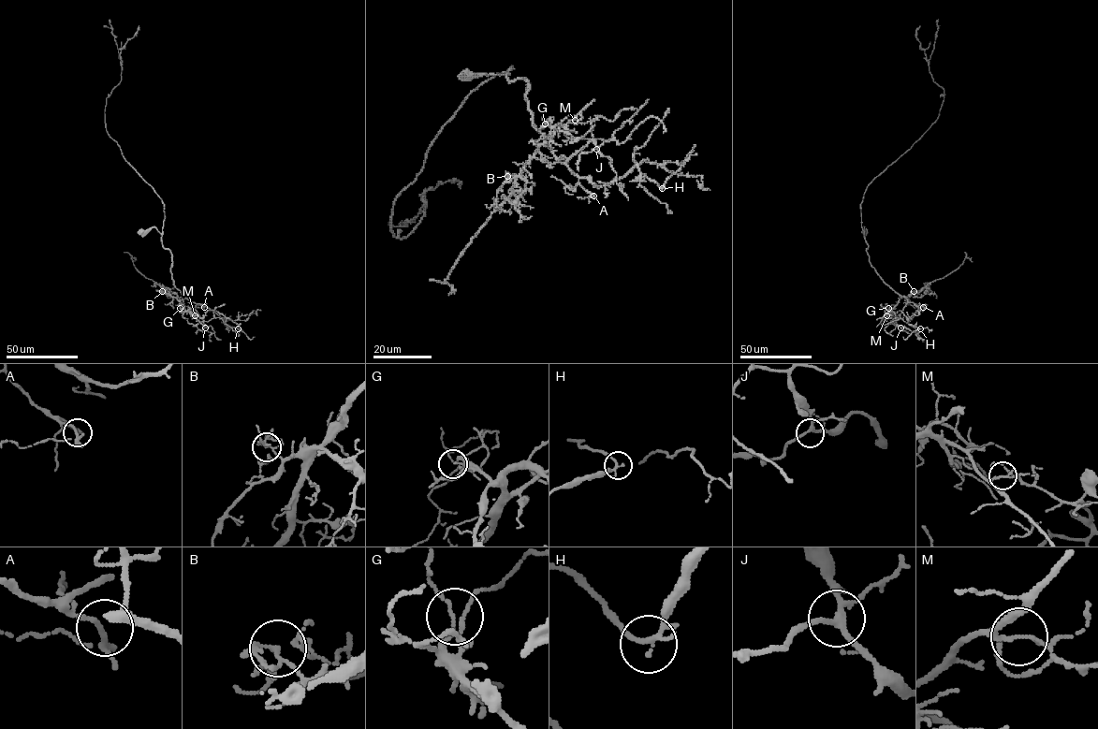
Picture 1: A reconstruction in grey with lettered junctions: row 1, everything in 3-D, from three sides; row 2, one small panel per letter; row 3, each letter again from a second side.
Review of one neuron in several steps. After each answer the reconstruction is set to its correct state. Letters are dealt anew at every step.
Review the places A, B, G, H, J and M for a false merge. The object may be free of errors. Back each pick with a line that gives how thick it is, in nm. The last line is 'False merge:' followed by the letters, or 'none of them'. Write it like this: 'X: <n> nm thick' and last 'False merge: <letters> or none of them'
M: 110 nm thick
False merge: M

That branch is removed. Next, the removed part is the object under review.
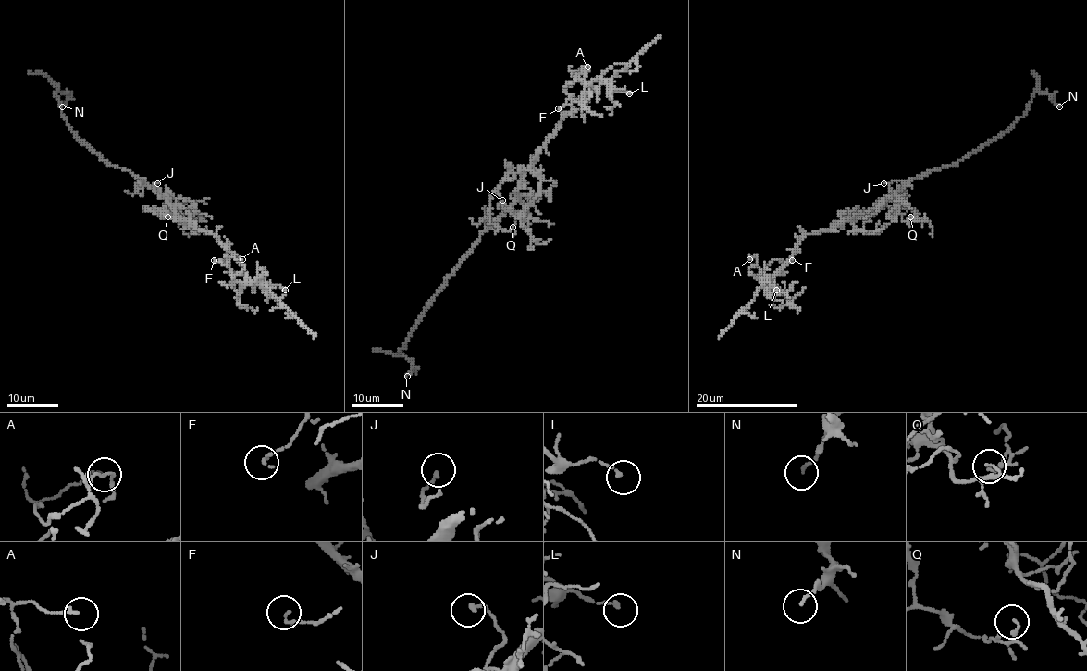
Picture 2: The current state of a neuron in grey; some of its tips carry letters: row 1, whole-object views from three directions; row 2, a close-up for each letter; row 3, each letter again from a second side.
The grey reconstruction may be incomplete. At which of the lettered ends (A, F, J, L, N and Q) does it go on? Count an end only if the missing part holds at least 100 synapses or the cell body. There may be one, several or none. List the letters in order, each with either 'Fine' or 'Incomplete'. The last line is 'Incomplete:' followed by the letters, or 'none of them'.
A: Fine
F: Fine
J: Fine
L: Fine
N: Fine
Q: Fine
Incomplete: none of them

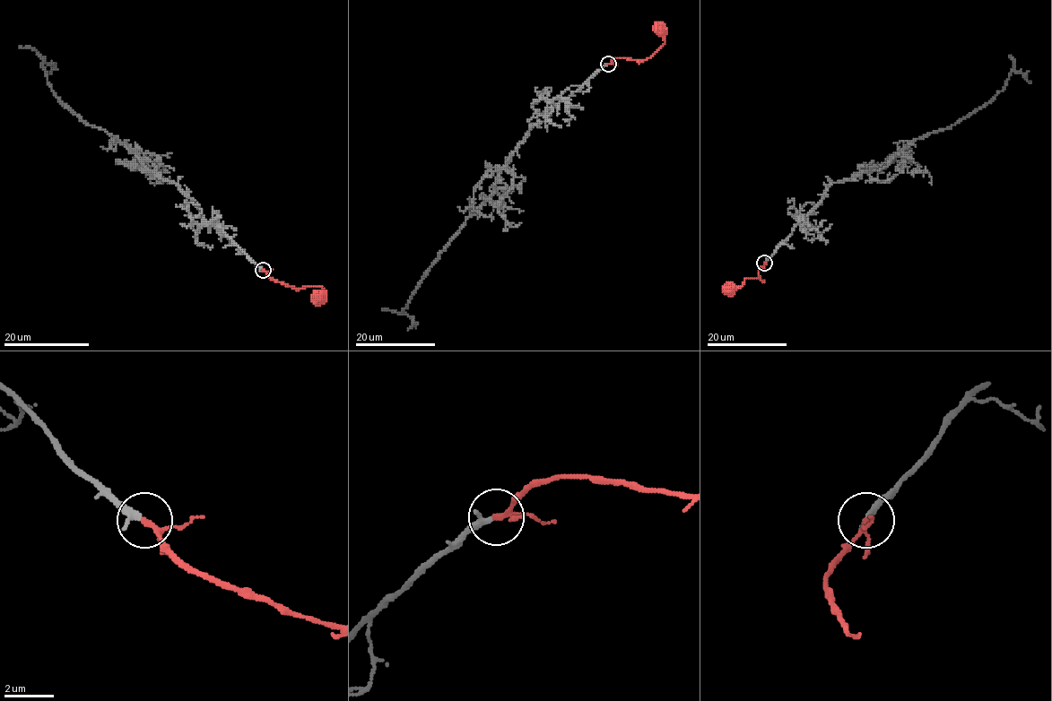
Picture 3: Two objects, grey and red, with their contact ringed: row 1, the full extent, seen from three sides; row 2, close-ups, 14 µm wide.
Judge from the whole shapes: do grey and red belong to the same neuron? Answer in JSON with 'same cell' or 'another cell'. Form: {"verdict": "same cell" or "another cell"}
{"verdict": "same cell"}

